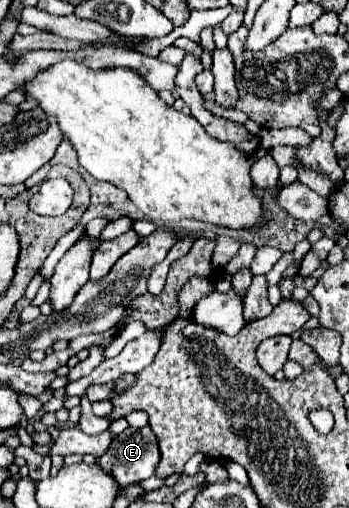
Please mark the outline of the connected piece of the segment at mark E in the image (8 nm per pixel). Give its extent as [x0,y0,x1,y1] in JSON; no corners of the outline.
[99,426,161,488]

